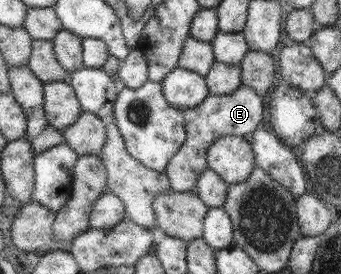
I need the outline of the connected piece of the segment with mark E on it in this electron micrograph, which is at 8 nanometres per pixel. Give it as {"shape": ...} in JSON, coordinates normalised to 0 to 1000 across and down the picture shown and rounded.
{"shape":[[[704,307],[669,347],[610,343],[581,383],[531,398],[543,511],[504,562],[484,602],[478,631],[496,661],[504,697],[557,701],[569,693],[587,631],[607,613],[601,562],[619,522],[657,493],[724,500],[765,456],[768,350],[742,325]]]}

